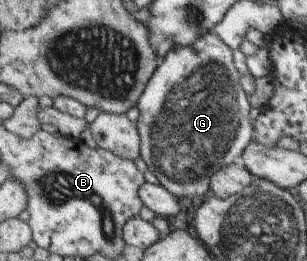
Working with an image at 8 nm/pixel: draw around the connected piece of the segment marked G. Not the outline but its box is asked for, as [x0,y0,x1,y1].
[136,32,255,198]

